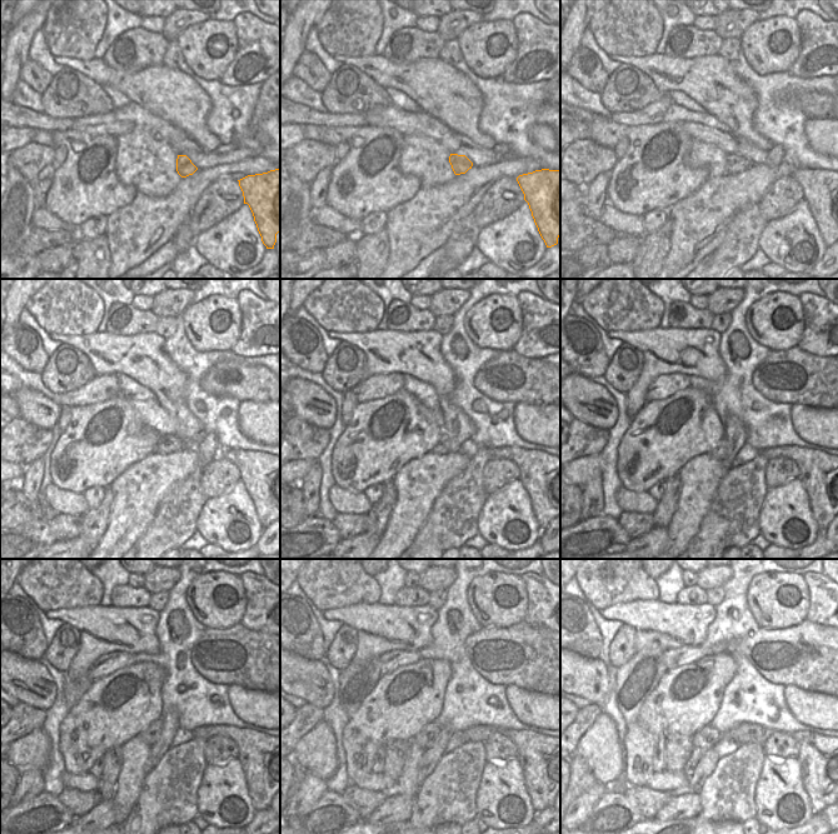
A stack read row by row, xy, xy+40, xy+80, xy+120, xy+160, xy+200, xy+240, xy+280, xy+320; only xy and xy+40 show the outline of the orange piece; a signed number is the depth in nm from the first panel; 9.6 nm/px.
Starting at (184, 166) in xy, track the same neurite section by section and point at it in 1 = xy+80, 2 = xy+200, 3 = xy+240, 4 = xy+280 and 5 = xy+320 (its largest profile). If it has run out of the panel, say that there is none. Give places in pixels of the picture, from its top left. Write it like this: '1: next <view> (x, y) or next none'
1: next xy+80 (736, 164)
2: next xy+200 (719, 452)
3: next xy+240 (150, 734)
4: next xy+280 (425, 738)
5: next xy+320 (707, 738)

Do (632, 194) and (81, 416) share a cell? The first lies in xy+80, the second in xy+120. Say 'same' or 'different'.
same

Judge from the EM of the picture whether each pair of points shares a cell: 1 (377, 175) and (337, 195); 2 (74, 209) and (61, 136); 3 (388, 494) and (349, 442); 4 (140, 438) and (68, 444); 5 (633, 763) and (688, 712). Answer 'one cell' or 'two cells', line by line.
1: one cell
2: one cell
3: two cells
4: one cell
5: one cell

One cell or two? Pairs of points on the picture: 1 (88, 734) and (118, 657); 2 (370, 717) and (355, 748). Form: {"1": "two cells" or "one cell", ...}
{"1": "two cells", "2": "one cell"}

